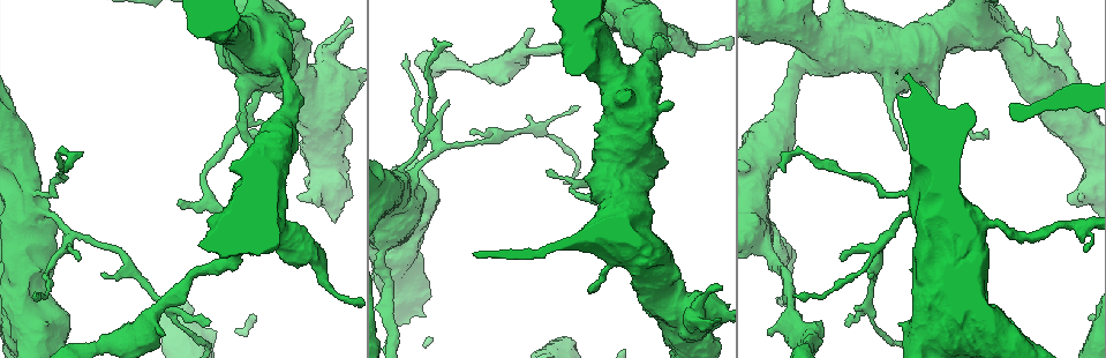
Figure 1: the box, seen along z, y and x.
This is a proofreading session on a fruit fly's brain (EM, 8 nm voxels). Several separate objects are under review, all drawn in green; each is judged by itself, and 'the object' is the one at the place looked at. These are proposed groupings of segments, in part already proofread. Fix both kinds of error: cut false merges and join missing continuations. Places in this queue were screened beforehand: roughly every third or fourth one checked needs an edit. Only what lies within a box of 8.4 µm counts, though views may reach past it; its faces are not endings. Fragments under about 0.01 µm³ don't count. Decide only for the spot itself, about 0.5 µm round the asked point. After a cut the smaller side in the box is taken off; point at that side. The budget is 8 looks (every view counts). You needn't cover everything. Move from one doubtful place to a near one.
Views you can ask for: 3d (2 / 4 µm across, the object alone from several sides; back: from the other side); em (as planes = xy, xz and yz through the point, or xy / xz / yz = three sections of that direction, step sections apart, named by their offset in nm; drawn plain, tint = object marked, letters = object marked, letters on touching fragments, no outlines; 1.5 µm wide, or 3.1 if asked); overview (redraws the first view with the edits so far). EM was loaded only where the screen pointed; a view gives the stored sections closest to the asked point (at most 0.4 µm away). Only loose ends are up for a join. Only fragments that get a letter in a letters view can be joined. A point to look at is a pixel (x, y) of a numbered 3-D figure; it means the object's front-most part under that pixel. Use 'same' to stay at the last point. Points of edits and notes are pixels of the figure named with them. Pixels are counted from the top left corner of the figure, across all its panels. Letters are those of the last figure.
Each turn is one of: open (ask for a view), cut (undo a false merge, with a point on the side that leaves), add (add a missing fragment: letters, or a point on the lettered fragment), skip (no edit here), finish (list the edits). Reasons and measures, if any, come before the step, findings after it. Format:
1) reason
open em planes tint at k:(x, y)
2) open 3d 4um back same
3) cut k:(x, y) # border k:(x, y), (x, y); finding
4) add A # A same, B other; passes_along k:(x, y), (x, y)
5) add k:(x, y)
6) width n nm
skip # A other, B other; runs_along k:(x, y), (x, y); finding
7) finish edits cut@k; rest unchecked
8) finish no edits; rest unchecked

open em yz step 8 letters at 1:(1030, 54)

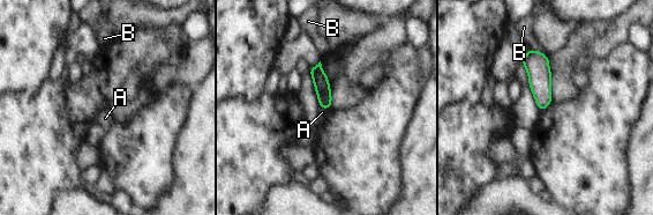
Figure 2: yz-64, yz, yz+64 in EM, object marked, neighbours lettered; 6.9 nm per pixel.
open em planes letters same

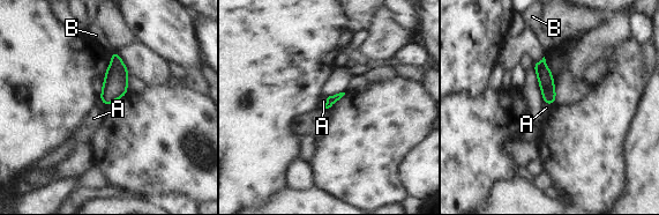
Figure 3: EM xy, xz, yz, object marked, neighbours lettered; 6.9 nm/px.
skip # A other, B other; none of them fits

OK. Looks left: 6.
open em planes letters at 1:(36, 293)

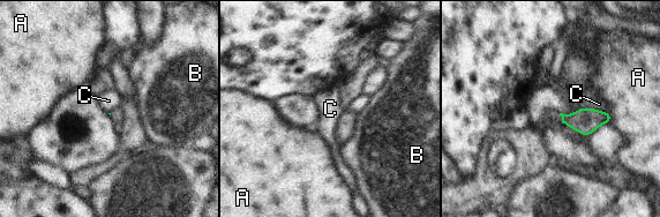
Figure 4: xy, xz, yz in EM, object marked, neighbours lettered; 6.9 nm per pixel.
skip # A other, B other, C other; border 4:(578, 107), (592, 107), (607, 112); no lettered fragment goes on from it

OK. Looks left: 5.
an open end
open em planes letters at 1:(434, 46)

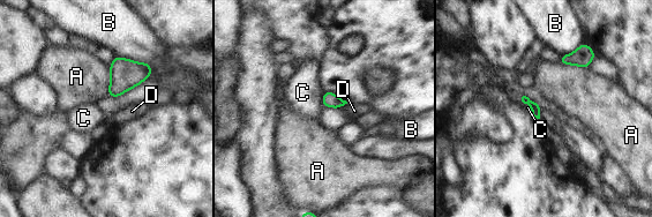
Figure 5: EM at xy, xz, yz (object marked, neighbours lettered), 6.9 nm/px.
skip # A other, B other, C other, D other; border 5:(324, 91), (321, 105); none of them fits

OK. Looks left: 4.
finish no edits; rest unchecked

